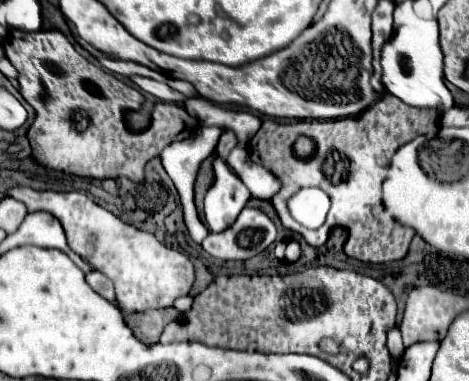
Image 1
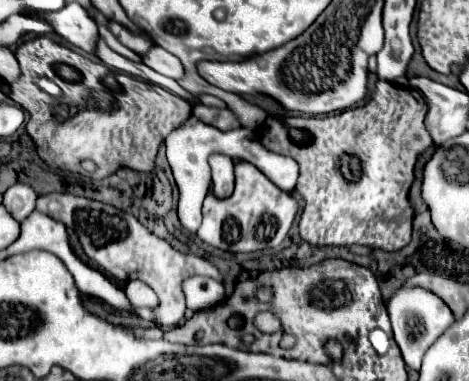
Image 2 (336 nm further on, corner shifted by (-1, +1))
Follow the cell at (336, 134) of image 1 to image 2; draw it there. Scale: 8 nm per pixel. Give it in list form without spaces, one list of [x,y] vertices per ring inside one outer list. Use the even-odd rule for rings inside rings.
[[[378,80],[372,98],[356,108],[348,108],[334,114],[311,117],[287,117],[282,120],[268,116],[258,132],[258,140],[272,152],[290,156],[300,166],[300,178],[296,190],[306,202],[298,228],[302,240],[314,246],[352,246],[362,244],[394,252],[404,248],[412,240],[414,208],[408,200],[410,186],[414,182],[414,168],[418,156],[432,146],[432,138],[424,128],[426,104],[416,90],[396,86],[392,82]],[[288,128],[298,128],[310,134],[310,142],[294,142]]]

